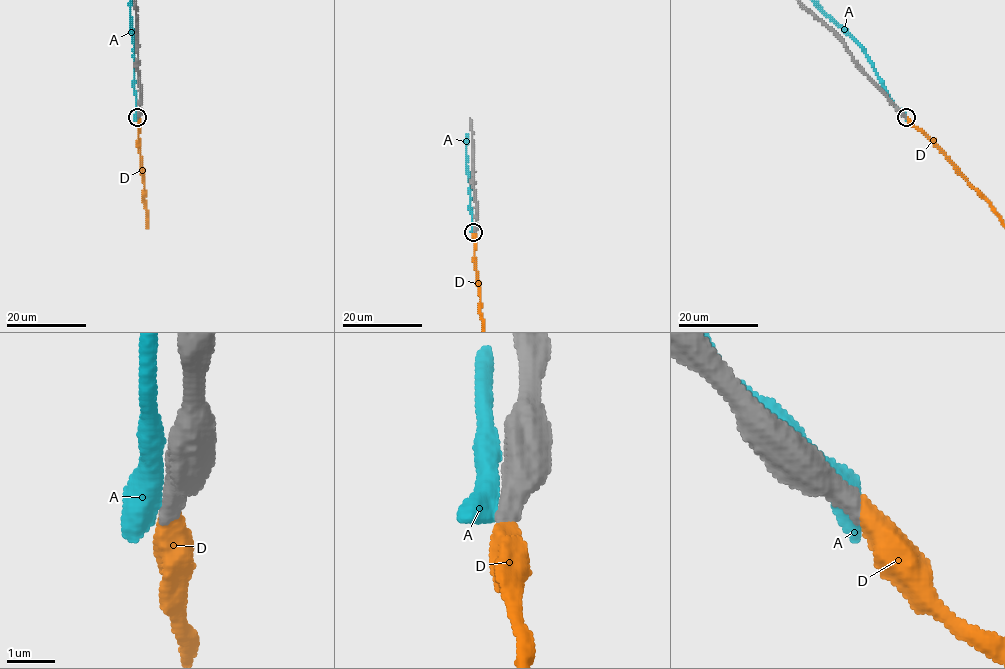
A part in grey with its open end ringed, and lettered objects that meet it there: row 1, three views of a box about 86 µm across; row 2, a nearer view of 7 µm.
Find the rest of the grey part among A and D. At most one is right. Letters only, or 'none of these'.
D

